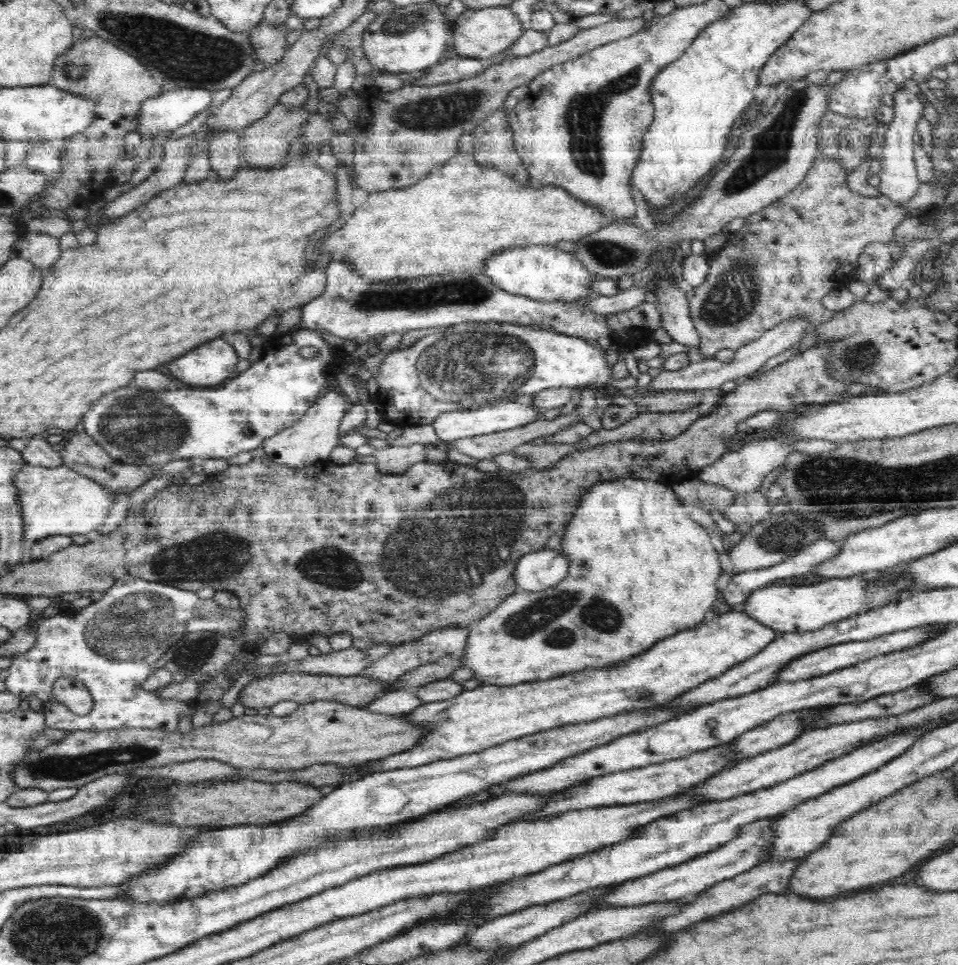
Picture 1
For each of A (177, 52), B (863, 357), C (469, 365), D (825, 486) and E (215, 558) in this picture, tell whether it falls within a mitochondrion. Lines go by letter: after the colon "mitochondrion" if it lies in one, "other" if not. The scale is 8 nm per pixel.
A: mitochondrion
B: mitochondrion
C: mitochondrion
D: mitochondrion
E: mitochondrion

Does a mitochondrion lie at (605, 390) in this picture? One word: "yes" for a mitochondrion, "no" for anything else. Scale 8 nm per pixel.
no

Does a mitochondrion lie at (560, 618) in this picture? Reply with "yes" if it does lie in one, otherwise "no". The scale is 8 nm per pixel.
yes

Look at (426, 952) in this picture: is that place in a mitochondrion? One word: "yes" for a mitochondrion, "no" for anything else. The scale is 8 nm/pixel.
no

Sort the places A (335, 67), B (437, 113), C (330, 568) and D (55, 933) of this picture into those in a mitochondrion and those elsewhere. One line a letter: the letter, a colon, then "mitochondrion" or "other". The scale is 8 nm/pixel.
A: other
B: mitochondrion
C: mitochondrion
D: mitochondrion

